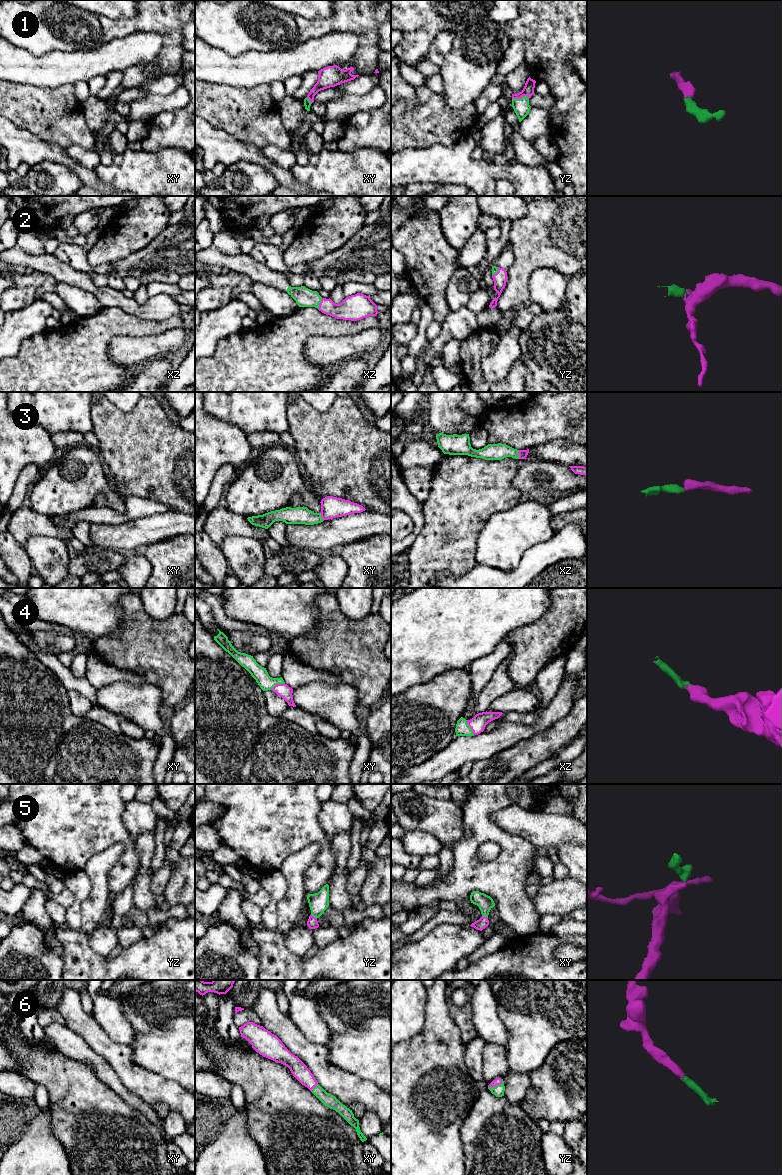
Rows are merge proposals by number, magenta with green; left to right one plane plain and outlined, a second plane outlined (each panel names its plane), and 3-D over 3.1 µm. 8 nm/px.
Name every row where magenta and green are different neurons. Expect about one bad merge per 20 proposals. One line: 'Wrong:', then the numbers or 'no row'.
Wrong: no row

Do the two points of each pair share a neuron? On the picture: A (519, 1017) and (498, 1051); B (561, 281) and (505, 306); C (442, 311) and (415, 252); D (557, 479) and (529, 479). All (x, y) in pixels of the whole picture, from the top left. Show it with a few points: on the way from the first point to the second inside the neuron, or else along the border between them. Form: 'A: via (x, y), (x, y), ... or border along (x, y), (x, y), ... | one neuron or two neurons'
A: border along (504, 1045), (507, 1066), (509, 1068) | two neurons
B: border along (533, 272), (529, 281), (530, 301) | two neurons
C: via (435, 296), (430, 283), (429, 267) | one neuron
D: via (550, 477), (536, 477) | one neuron

